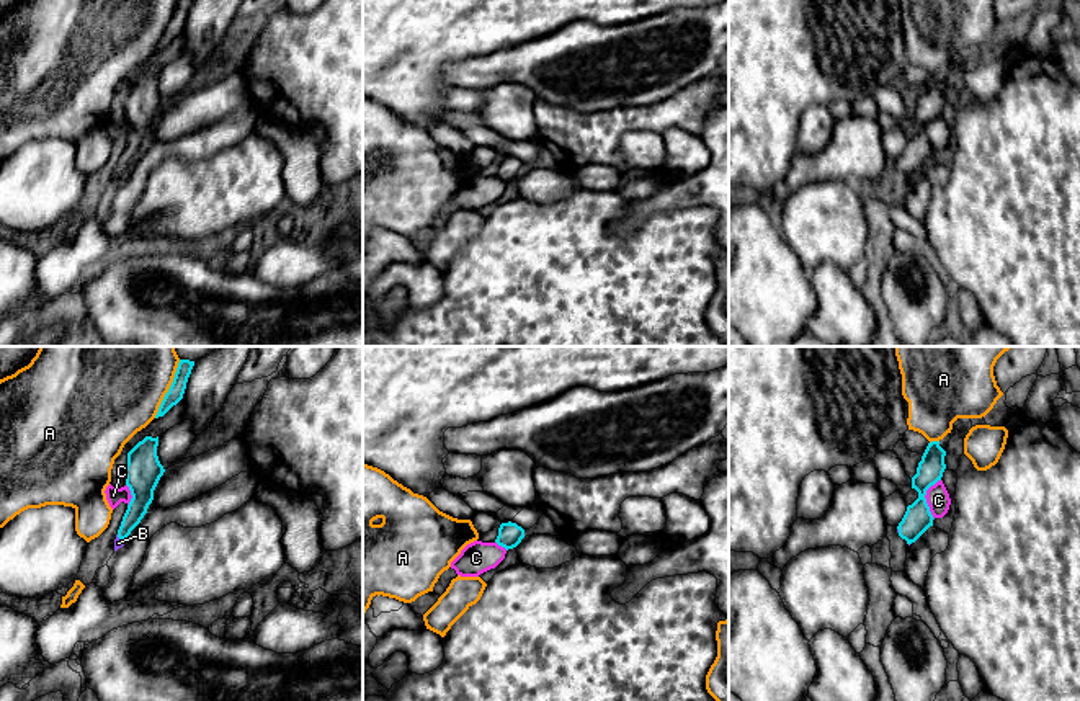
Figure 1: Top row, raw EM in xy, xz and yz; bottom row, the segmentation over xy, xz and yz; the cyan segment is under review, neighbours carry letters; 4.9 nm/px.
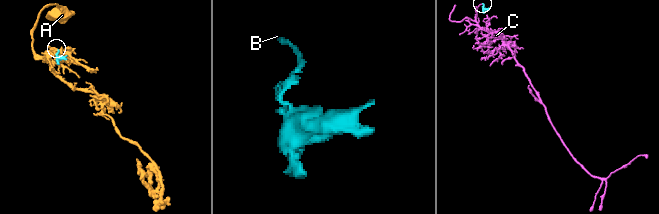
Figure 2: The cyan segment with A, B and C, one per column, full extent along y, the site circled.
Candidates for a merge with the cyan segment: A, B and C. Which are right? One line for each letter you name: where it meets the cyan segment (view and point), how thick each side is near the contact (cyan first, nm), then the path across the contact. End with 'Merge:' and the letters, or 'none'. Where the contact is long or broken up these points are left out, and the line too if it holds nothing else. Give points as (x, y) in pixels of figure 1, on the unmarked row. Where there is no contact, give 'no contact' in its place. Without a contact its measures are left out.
B: contact xy (121, 172); calibres 110 and 50 nm; way xy (142, 126), (121, 172), (118, 177)
Merge: B

